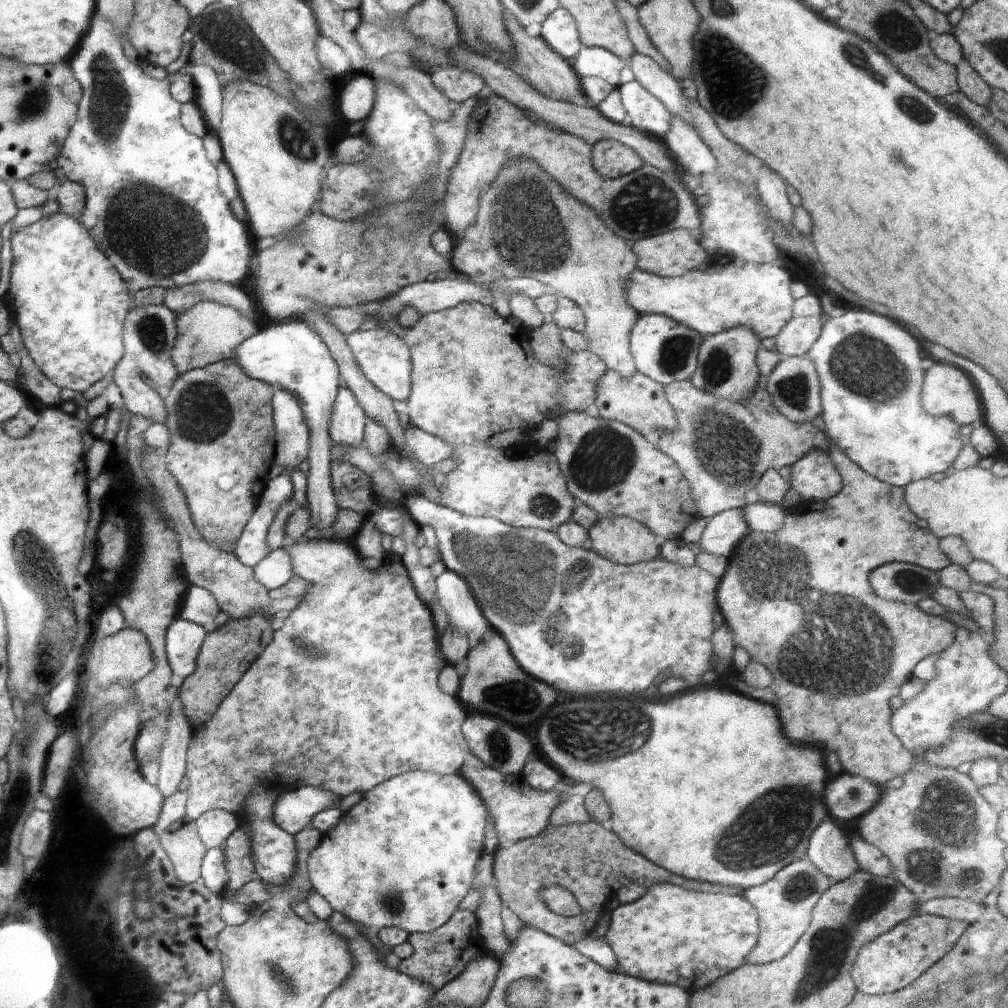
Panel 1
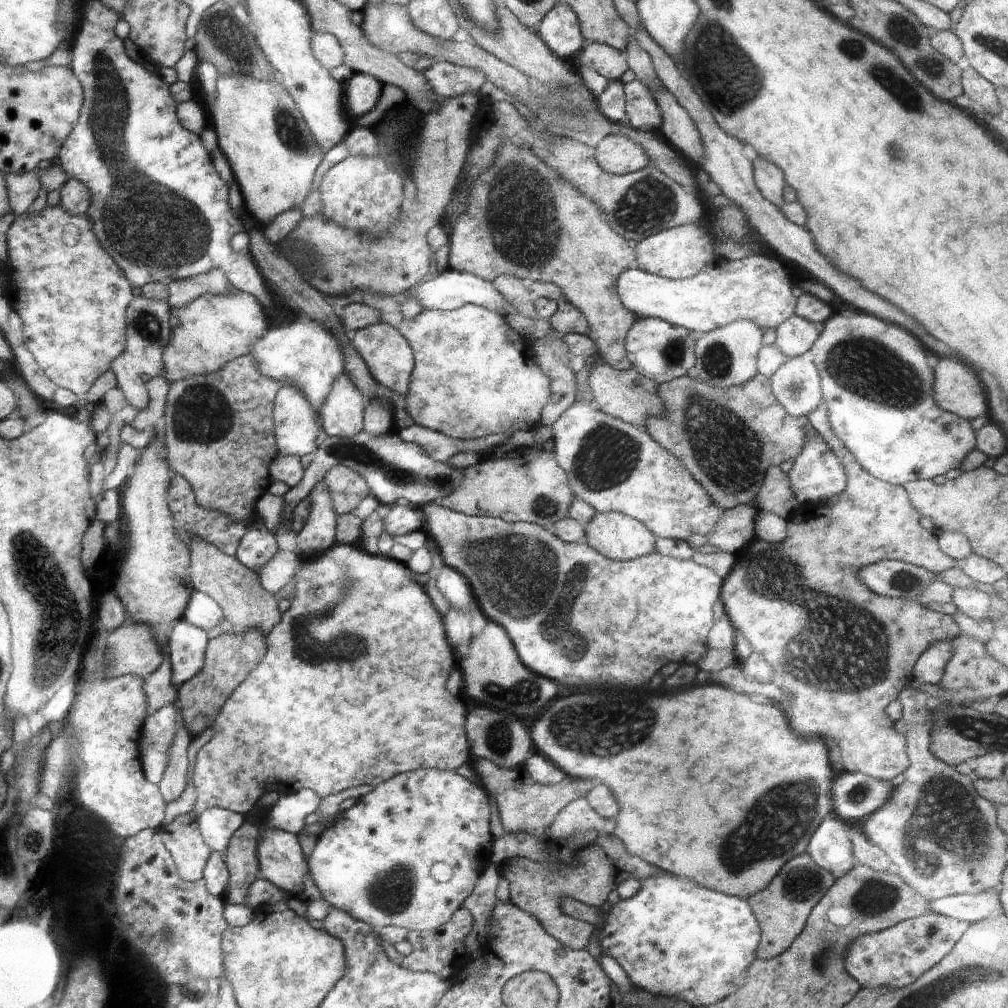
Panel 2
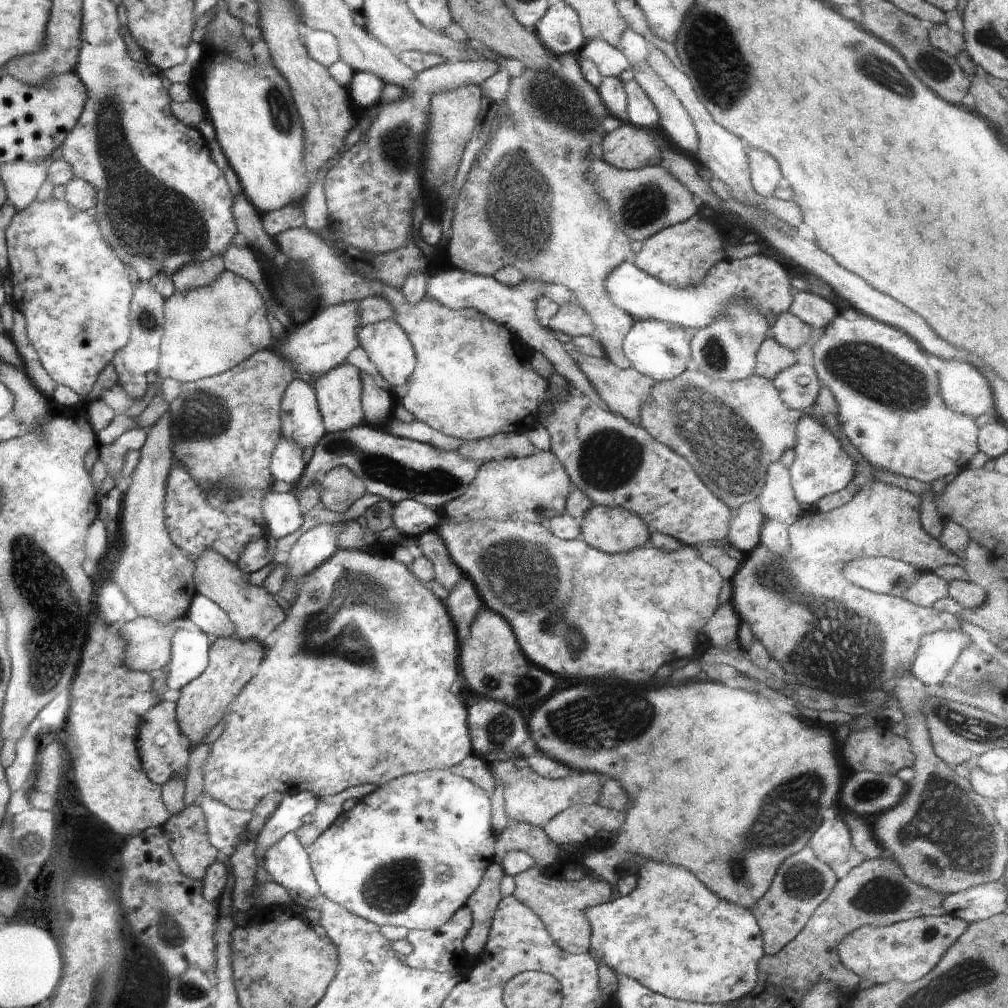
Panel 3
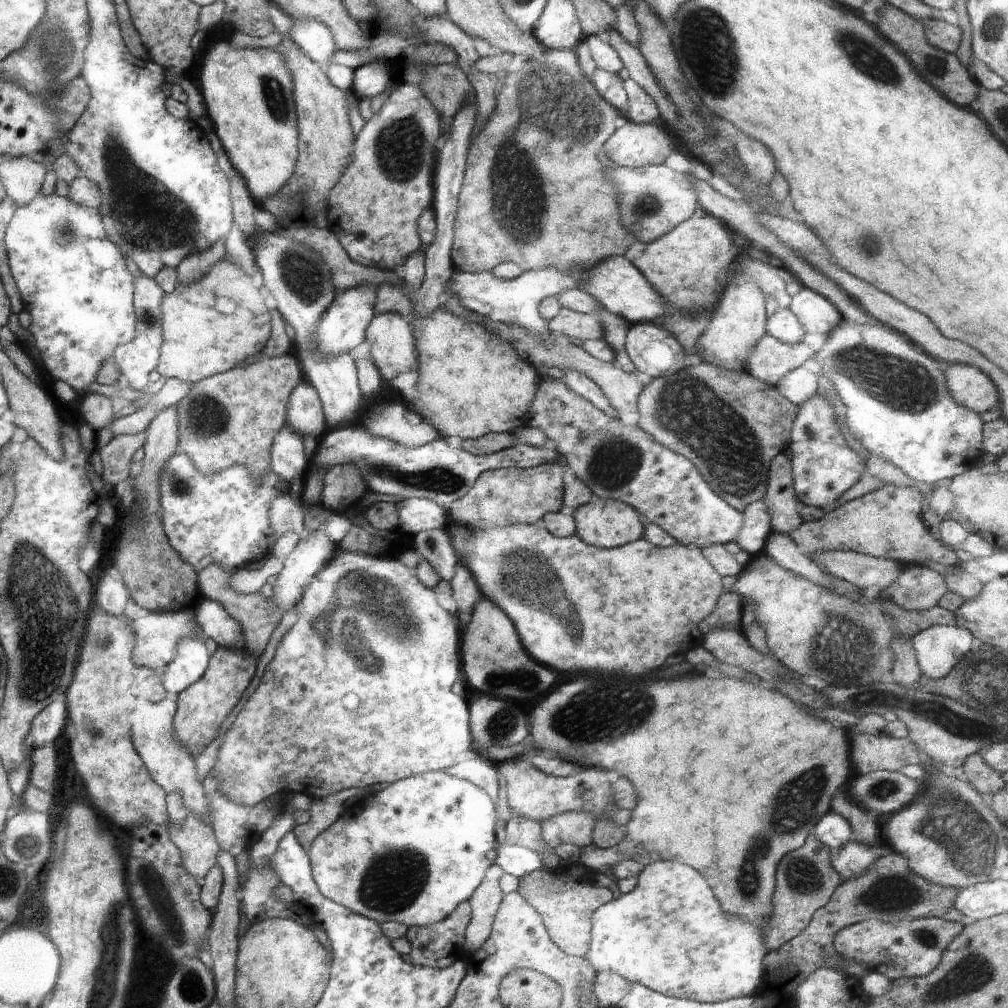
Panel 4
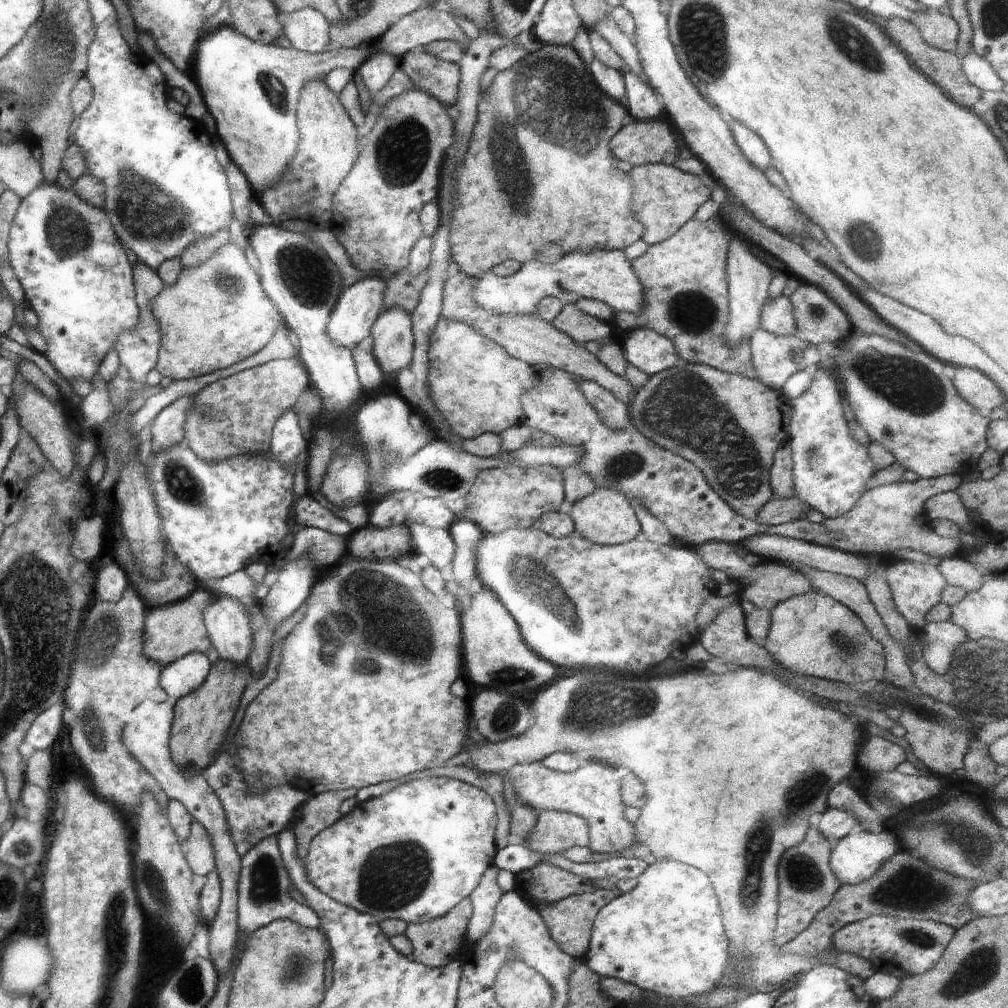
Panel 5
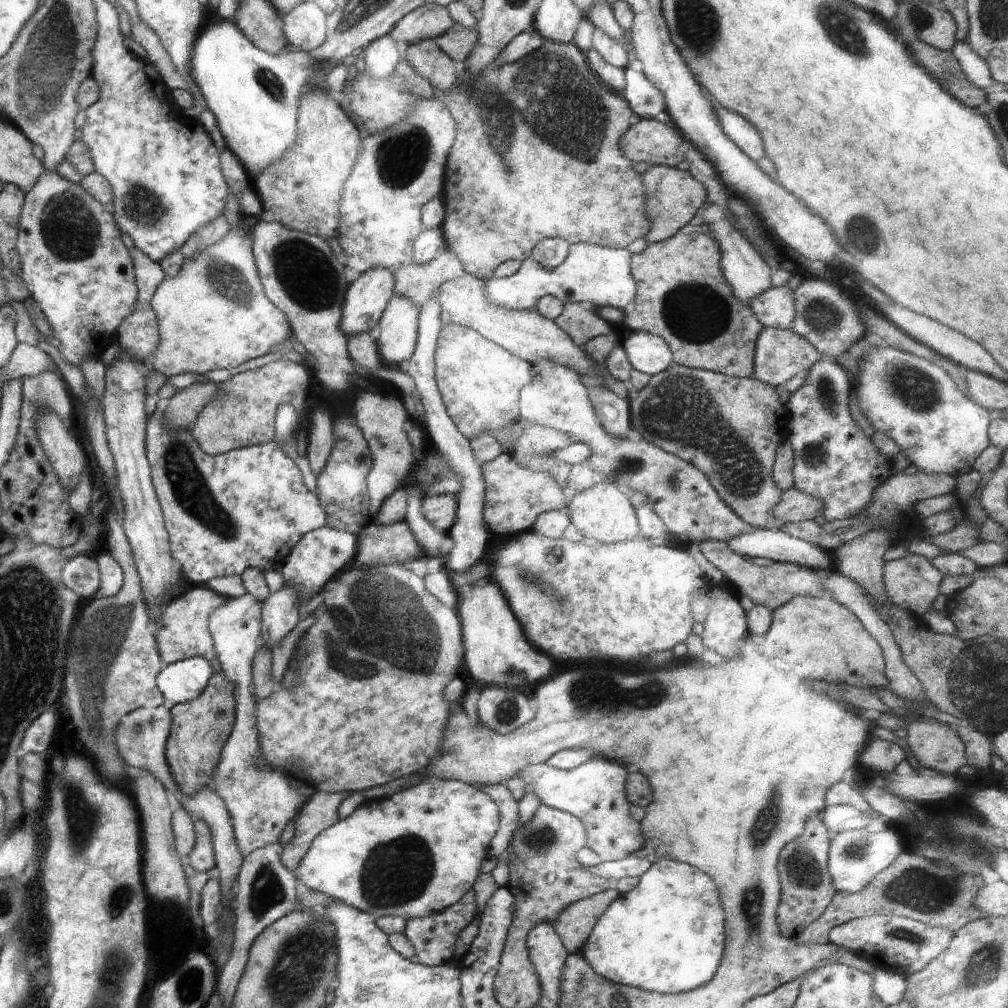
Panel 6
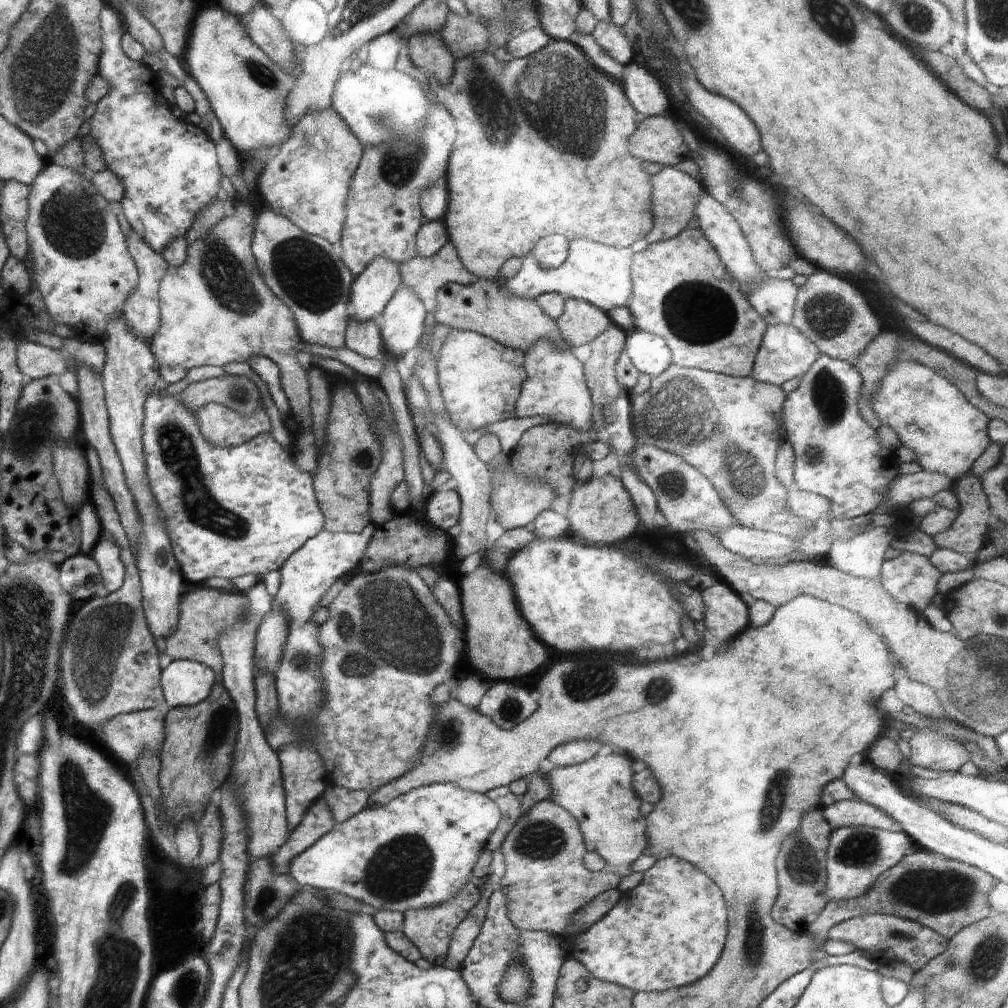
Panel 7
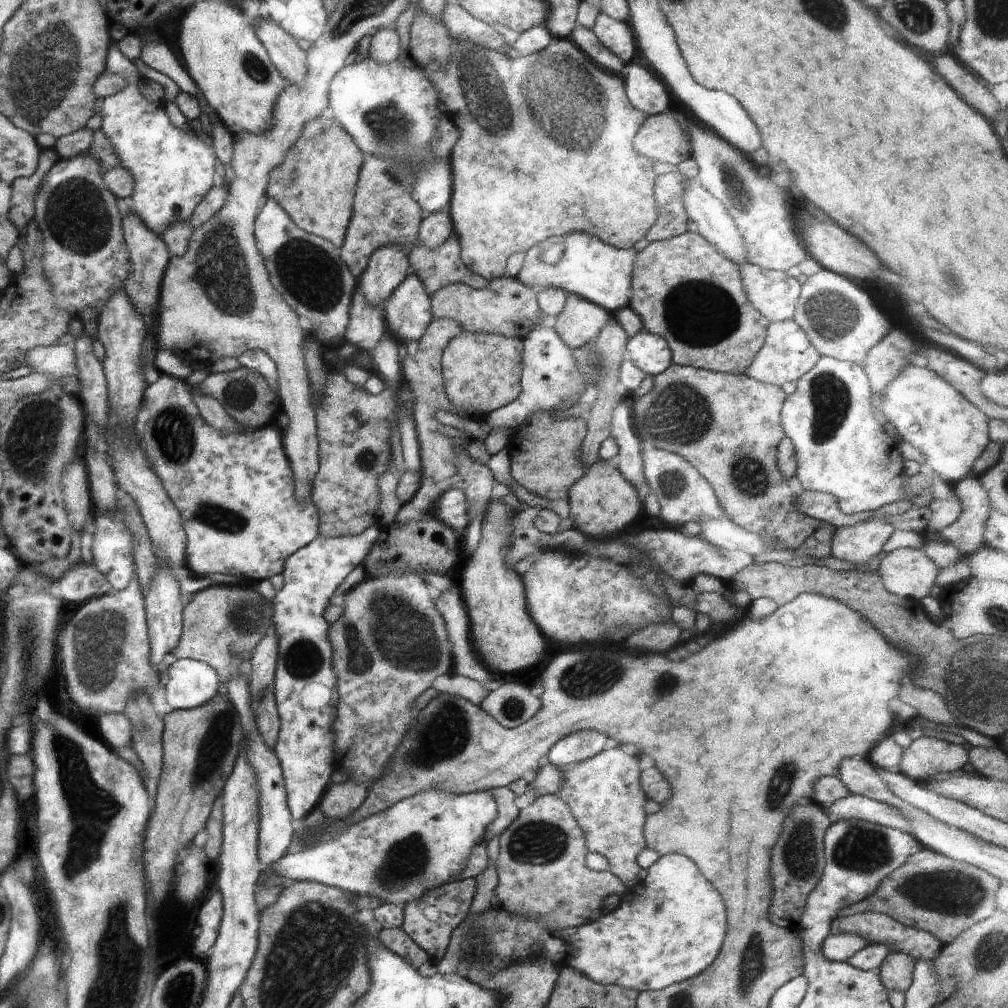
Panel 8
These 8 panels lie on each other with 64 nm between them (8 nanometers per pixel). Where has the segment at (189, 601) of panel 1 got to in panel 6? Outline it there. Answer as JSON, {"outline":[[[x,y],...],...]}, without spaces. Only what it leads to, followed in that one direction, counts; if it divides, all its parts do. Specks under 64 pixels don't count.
{"outline":[[[251,594],[242,597],[228,598],[227,602],[214,610],[208,618],[210,635],[213,639],[215,656],[222,665],[224,675],[236,682],[236,724],[228,742],[222,748],[220,762],[212,774],[212,782],[232,818],[234,838],[242,856],[248,856],[252,850],[278,842],[278,834],[284,826],[296,816],[298,804],[306,800],[306,796],[292,788],[284,774],[270,772],[262,760],[258,760],[258,736],[254,732],[254,682],[252,682],[252,662],[259,652],[261,642],[261,609],[263,602],[258,602]]]}

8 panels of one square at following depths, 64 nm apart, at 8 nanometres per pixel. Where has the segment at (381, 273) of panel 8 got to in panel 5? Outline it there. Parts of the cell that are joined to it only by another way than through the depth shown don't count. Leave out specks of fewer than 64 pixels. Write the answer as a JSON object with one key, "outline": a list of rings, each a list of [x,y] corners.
{"outline":[[[362,278],[342,290],[328,322],[328,336],[342,346],[354,346],[370,334],[370,328],[382,310],[384,280]]]}

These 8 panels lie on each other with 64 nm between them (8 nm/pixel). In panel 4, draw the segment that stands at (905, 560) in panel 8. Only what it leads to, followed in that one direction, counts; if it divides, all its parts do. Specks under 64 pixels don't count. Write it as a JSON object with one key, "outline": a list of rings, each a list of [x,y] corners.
{"outline":[[[910,566],[896,582],[894,602],[902,608],[926,610],[936,606],[946,594],[946,582],[942,576],[924,566]]]}

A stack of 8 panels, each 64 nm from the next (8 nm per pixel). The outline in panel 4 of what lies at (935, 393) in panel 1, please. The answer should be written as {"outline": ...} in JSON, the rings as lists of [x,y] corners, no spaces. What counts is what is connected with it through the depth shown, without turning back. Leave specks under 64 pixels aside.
{"outline":[[[952,364],[946,372],[946,386],[958,406],[974,410],[976,414],[988,412],[998,404],[994,384],[972,366]]]}

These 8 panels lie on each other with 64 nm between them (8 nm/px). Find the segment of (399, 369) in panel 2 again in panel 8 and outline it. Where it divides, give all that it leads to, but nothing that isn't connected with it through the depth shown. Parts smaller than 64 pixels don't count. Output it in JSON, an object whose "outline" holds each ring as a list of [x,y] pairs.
{"outline":[[[408,276],[384,304],[384,318],[388,330],[400,340],[420,340],[430,324],[430,295],[426,296],[416,276]]]}

